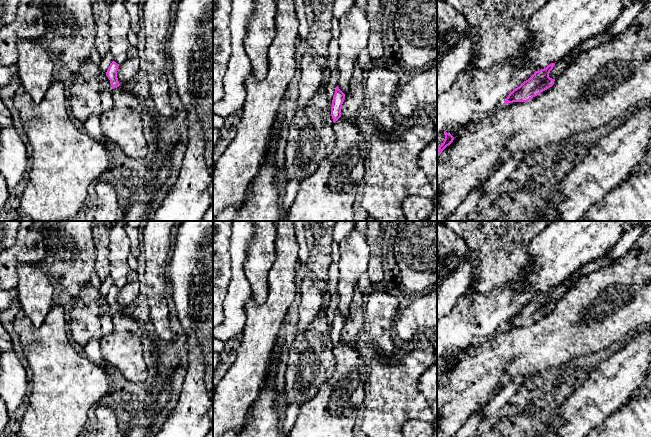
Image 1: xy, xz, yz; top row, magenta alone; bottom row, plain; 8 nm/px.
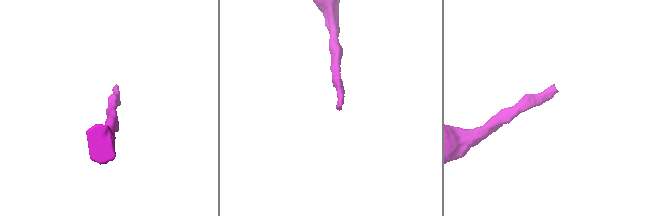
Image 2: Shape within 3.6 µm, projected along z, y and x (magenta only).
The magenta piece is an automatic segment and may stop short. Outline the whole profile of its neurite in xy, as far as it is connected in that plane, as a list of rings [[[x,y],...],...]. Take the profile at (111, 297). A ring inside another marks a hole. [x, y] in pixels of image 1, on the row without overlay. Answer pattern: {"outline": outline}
{"outline": [[[113,285],[106,296],[106,299],[110,304],[110,308],[112,312],[117,312],[120,310],[120,307],[117,302],[118,292],[119,292],[119,289],[115,285]]]}

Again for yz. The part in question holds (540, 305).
{"outline": [[[551,287],[546,292],[536,295],[528,304],[510,316],[504,328],[527,326],[552,311],[555,303],[550,302],[549,297],[554,289],[555,287]]]}

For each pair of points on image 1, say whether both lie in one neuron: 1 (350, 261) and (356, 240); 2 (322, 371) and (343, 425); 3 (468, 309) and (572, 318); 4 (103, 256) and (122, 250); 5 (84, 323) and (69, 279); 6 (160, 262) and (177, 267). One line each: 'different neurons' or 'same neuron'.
1: same neuron
2: different neurons
3: different neurons
4: different neurons
5: different neurons
6: different neurons

